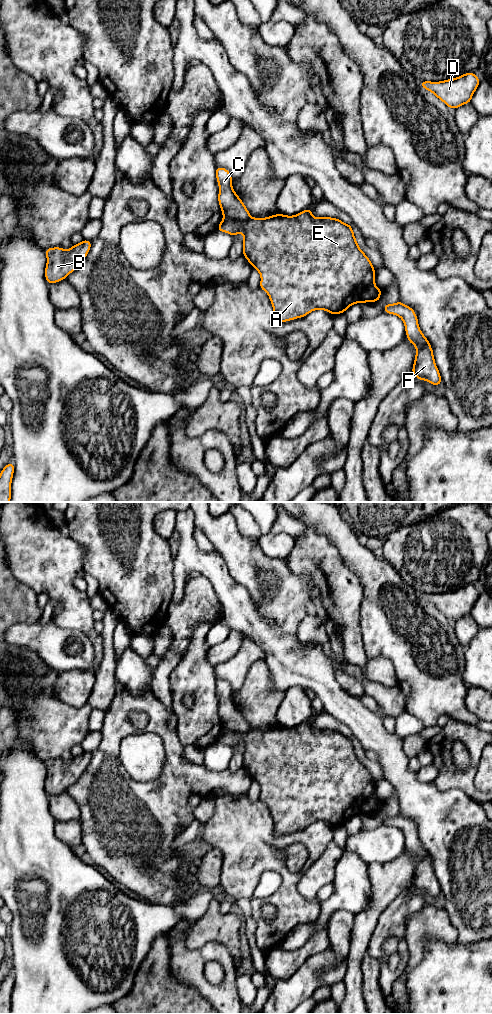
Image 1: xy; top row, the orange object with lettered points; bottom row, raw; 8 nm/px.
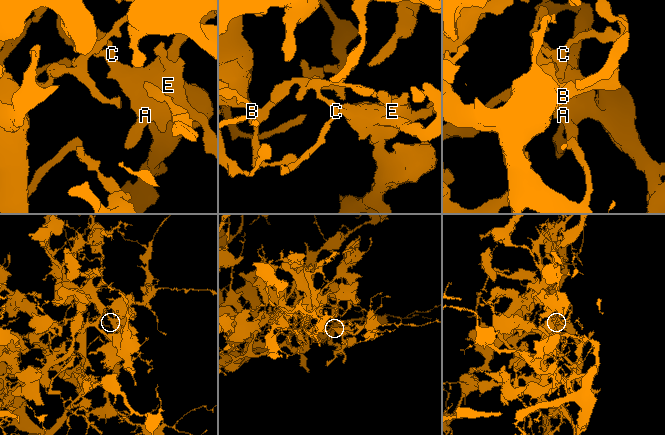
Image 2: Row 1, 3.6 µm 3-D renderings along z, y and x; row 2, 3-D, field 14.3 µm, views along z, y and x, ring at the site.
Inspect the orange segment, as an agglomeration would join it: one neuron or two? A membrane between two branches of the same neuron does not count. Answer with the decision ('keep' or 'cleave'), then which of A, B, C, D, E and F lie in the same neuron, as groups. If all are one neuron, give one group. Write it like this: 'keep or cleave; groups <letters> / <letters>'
cleave; groups A D E F / B C

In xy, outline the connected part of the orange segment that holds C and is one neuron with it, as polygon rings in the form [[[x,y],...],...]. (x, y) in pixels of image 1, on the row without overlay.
[[[217,679],[215,685],[219,697],[218,714],[223,728],[236,732],[250,730],[248,721],[233,702],[231,685],[223,679]]]

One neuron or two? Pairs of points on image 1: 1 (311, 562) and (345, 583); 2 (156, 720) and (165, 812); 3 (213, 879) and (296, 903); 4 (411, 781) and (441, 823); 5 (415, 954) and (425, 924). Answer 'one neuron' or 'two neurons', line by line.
1: one neuron
2: one neuron
3: two neurons
4: one neuron
5: one neuron

